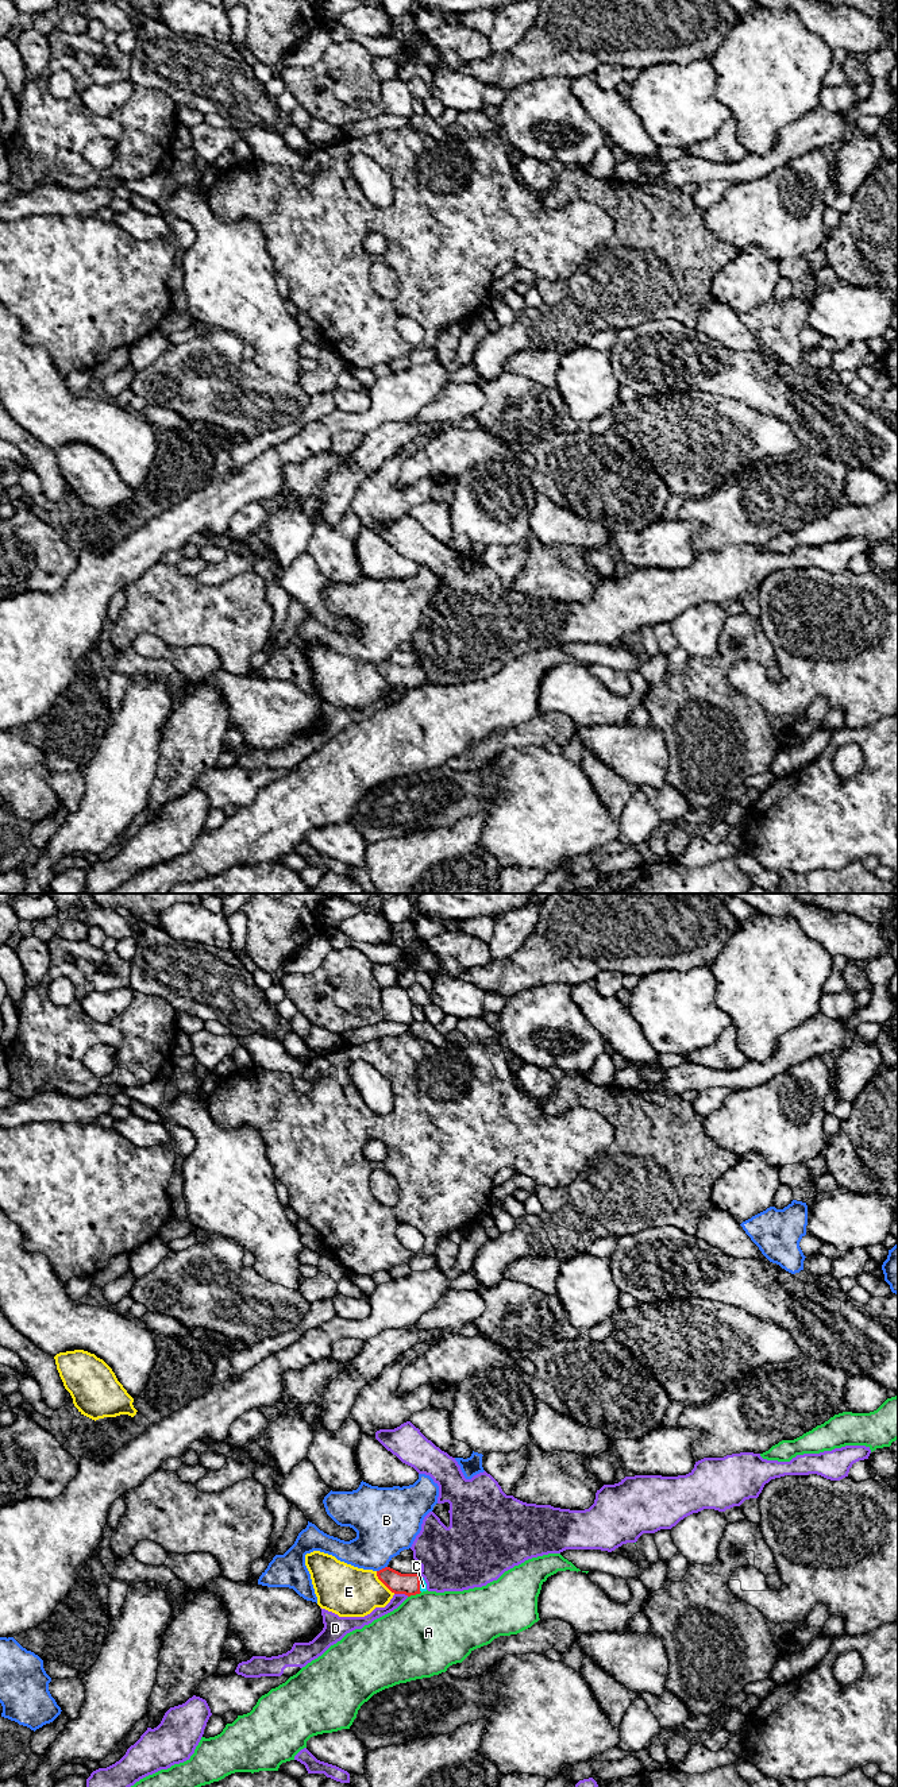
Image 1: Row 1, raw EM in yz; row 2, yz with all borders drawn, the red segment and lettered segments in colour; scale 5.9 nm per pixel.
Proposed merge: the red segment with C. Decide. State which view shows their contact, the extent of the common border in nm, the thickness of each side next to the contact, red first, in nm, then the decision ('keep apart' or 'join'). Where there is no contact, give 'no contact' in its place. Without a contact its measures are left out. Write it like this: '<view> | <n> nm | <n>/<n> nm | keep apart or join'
yz | 100 nm | 130/50 nm | join

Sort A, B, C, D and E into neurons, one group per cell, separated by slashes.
A / B / C / D / E

